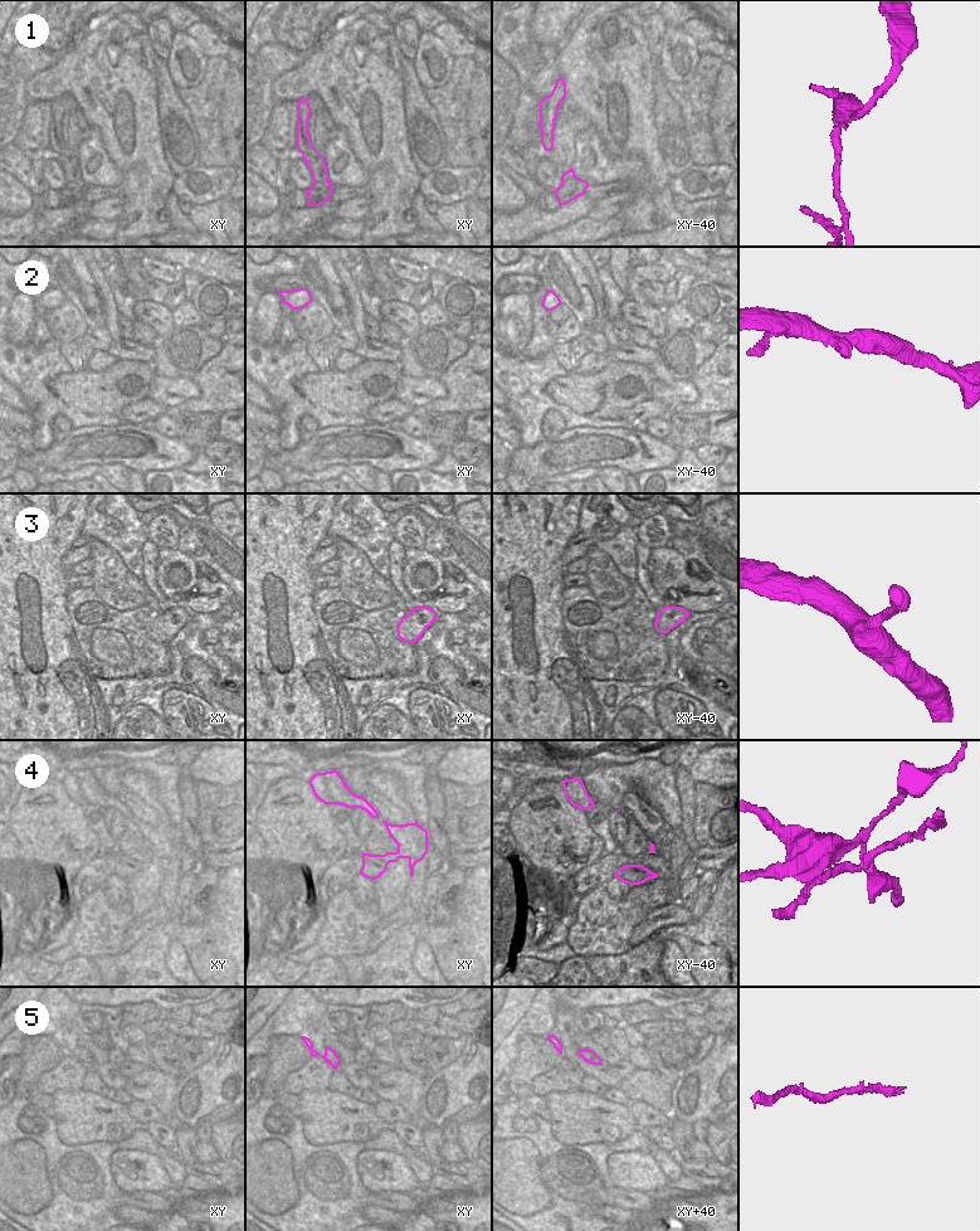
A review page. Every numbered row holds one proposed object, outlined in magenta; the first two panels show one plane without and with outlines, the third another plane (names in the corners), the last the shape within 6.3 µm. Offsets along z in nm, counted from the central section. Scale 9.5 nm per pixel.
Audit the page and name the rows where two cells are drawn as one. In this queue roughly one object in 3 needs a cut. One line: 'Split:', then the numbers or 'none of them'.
Split: 1, 4

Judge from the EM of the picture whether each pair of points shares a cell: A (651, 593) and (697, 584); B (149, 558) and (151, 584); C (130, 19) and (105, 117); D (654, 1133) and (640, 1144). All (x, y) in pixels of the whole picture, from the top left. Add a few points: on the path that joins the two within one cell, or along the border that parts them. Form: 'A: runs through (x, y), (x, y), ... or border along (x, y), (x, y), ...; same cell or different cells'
A: border along (647, 564), (651, 584), (666, 606); different cells
B: runs through (149, 564), (149, 578); same cell
C: border along (116, 16), (135, 32), (145, 33); different cells
D: border along (644, 1130), (652, 1142); different cells

